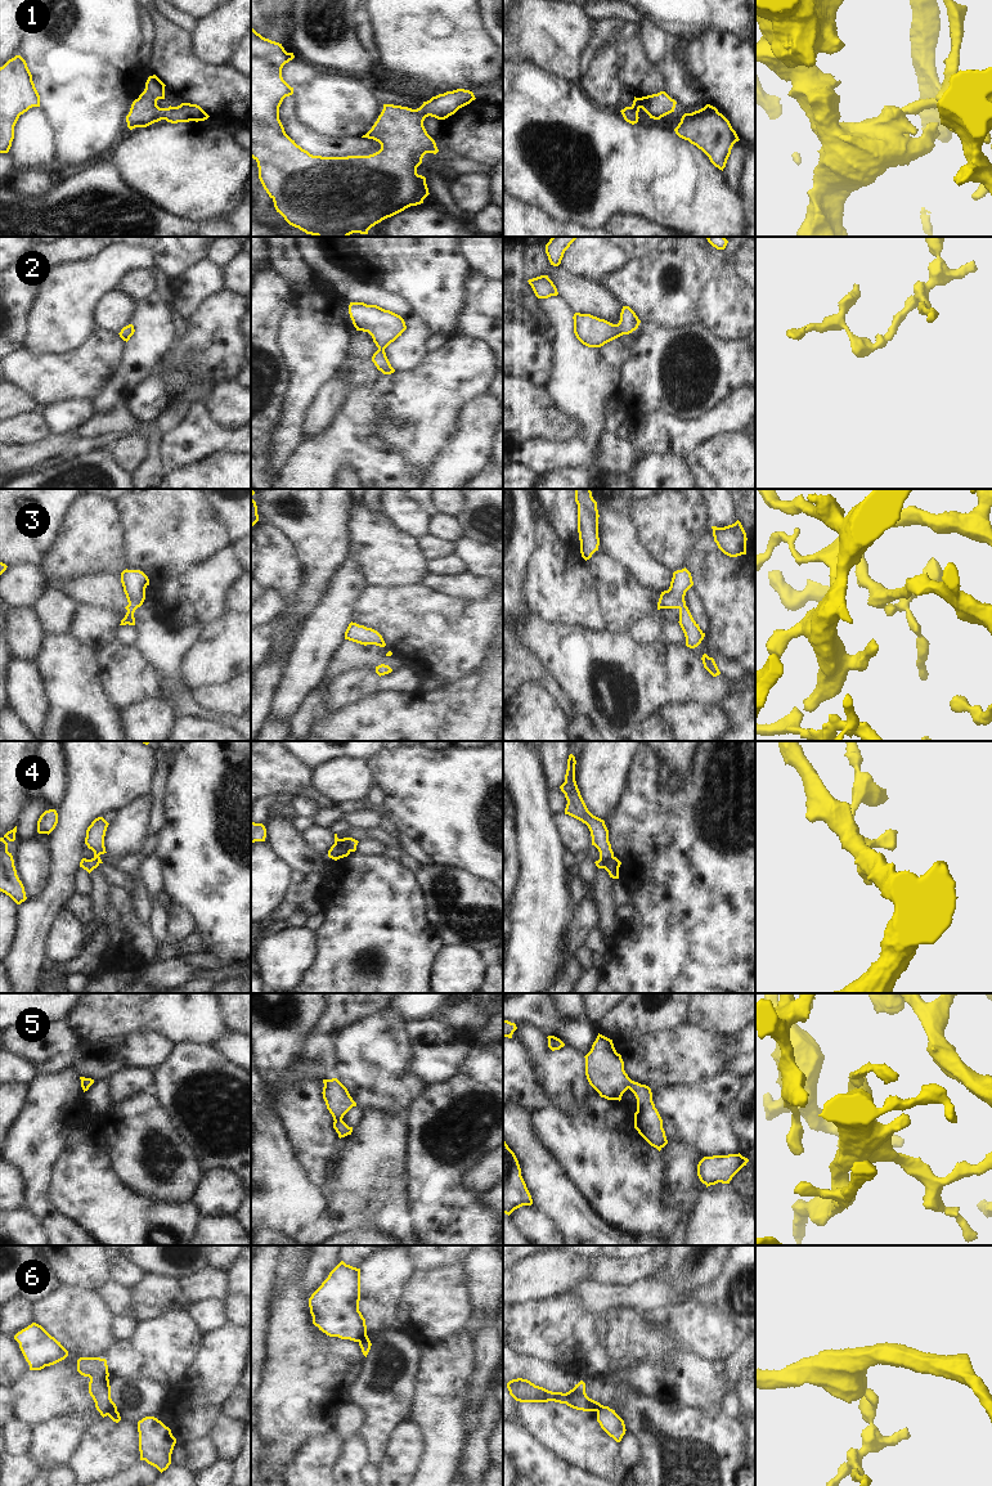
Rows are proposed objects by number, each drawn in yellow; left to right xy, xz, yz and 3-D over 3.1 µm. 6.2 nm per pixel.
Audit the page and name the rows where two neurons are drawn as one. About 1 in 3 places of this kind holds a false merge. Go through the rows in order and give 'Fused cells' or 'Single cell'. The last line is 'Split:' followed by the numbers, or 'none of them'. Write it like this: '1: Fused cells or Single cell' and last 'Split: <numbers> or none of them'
1: Single cell
2: Single cell
3: Single cell
4: Fused cells
5: Single cell
6: Fused cells
Split: 4, 6

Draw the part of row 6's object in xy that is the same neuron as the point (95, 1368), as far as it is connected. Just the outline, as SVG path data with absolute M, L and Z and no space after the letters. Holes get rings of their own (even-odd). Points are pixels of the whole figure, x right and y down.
M80 1357L77 1360L77 1371L84 1377L90 1378L89 1393L103 1418L117 1409L111 1399L109 1373L106 1359Z

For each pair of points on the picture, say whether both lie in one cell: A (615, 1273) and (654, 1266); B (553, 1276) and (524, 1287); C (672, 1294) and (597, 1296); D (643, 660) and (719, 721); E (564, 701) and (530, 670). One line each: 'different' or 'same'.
A: same
B: same
C: same
D: different
E: same

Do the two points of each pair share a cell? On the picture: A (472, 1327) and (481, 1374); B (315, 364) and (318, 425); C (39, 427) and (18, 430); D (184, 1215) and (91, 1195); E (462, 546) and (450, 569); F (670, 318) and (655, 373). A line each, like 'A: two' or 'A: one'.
A: two
B: two
C: one
D: one
E: two
F: two

